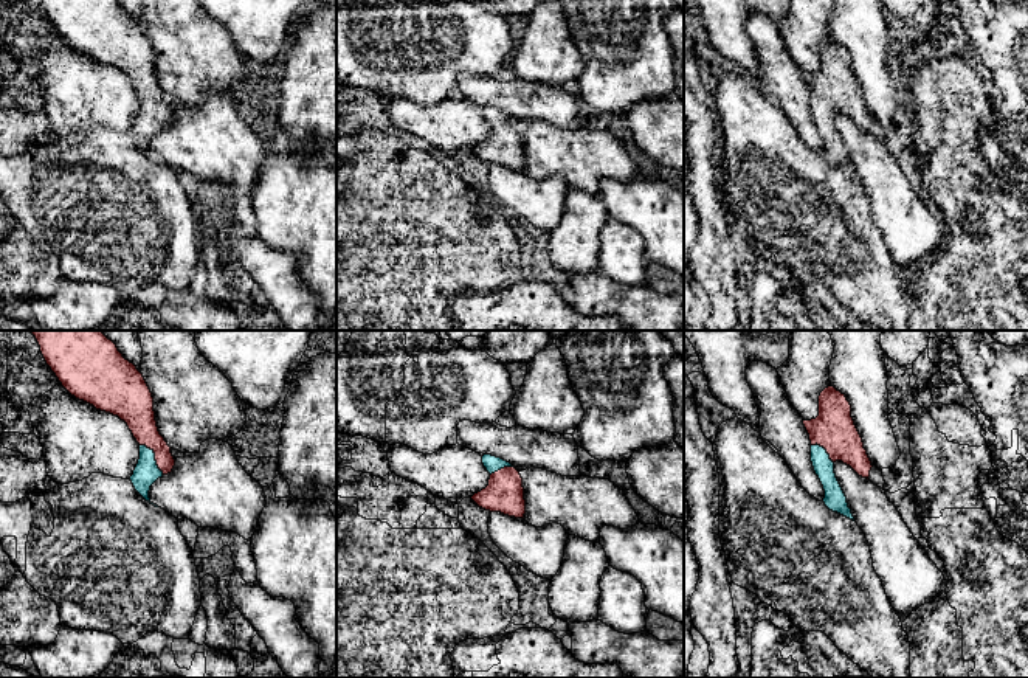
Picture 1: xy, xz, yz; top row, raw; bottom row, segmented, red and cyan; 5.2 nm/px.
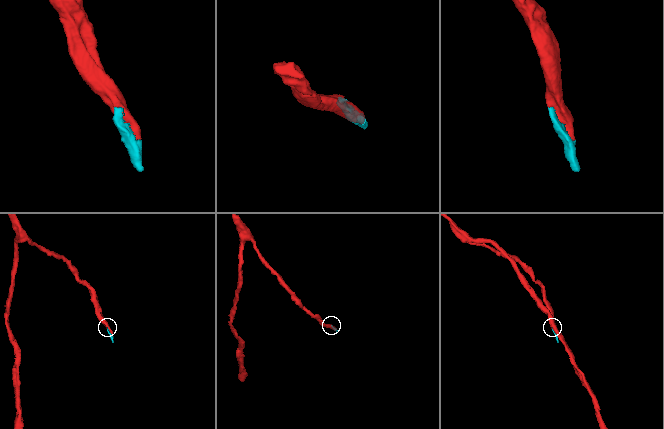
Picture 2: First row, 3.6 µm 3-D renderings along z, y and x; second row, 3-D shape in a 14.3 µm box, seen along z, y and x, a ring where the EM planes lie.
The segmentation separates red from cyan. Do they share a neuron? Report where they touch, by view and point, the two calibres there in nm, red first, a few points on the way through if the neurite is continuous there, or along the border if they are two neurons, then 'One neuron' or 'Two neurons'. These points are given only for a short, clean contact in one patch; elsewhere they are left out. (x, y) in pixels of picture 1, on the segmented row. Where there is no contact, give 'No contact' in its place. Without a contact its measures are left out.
Touches red at xy (155, 456). Thickness 160 nm (red) against 130 nm. One neuron

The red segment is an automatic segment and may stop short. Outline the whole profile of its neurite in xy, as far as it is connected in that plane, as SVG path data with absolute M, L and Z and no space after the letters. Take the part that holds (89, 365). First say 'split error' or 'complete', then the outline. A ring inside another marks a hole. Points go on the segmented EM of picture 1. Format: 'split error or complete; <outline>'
split error; M101 330L31 334L47 365L71 396L127 424L140 444L140 459L130 481L150 503L150 486L172 472L175 459L158 431L154 397L143 374Z

